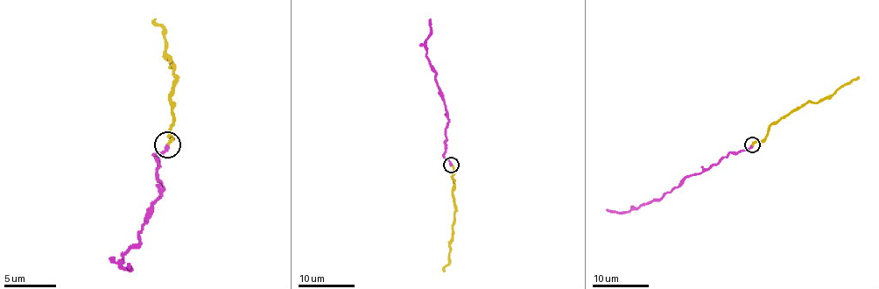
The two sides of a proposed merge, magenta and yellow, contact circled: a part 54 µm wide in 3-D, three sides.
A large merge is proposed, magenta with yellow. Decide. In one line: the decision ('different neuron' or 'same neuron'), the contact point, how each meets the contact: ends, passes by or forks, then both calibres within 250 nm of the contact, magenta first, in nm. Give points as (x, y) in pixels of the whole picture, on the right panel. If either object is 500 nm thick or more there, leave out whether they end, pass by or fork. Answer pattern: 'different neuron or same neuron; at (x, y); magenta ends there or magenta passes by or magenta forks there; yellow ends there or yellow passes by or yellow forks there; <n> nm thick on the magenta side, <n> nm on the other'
different neuron; at (752, 144); magenta ends there; yellow ends there; 280 nm thick on the magenta side, 240 nm on the other

